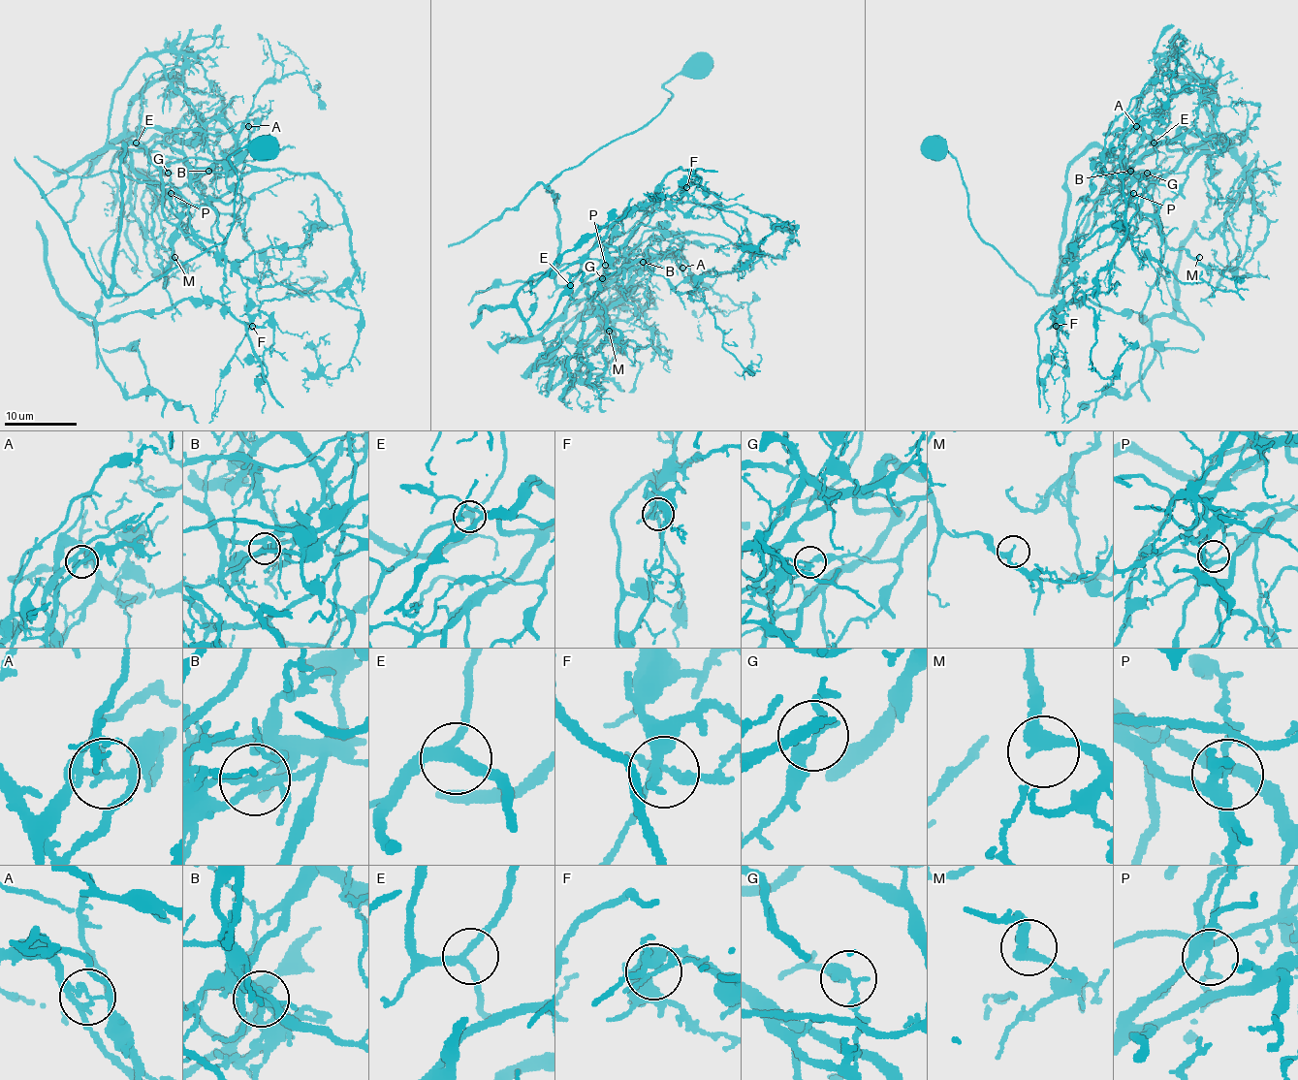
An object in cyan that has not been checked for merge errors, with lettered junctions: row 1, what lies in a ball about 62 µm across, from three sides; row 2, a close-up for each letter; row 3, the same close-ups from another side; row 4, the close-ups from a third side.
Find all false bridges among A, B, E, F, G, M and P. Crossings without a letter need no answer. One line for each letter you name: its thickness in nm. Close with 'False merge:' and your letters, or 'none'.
A: 150 nm
B: 220 nm
G: 280 nm
False merge: A, B, G

